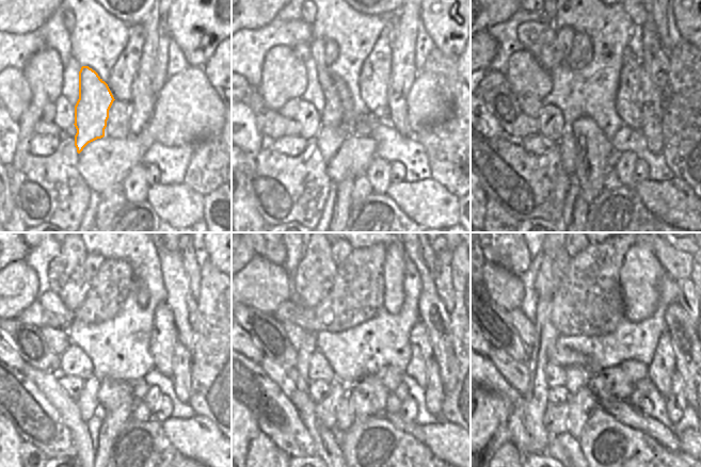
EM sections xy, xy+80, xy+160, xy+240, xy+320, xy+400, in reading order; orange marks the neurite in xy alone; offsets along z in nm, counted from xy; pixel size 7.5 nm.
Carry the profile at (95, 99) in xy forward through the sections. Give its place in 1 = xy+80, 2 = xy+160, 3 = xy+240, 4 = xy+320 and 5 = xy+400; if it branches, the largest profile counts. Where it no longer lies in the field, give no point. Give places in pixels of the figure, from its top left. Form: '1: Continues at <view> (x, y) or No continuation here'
1: Continues at xy+80 (337, 101)
2: Continues at xy+160 (568, 143)
3: Continues at xy+240 (88, 401)
4: Continues at xy+320 (324, 409)
5: Continues at xy+400 (555, 420)

